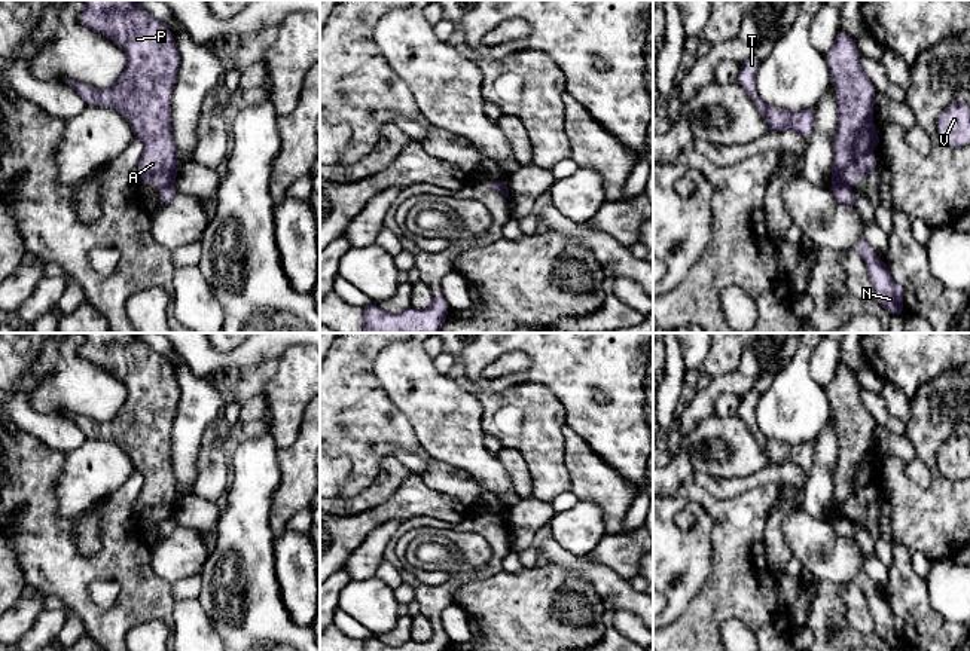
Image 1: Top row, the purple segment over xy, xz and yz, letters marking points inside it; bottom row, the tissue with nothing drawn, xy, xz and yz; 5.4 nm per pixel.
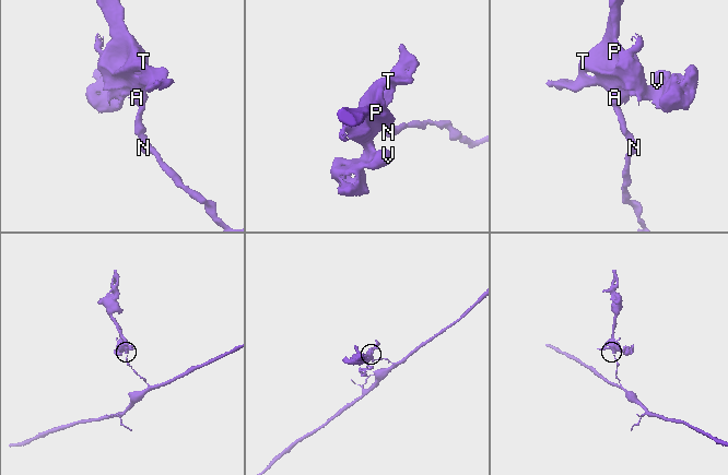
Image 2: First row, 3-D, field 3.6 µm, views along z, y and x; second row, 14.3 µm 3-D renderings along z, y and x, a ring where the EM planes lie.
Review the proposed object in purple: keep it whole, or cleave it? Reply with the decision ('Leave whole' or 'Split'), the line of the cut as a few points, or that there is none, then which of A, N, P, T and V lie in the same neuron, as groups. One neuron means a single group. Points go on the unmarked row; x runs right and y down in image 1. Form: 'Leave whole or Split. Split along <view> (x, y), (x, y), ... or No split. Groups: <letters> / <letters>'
Split. Split along yz (832, 515), (847, 519). Groups: A P T V / N

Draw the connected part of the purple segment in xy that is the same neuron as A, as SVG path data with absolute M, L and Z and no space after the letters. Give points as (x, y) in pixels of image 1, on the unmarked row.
M137 333L83 334L86 339L85 343L80 346L80 355L118 376L126 388L126 400L118 415L107 422L91 421L85 416L71 415L68 412L65 412L64 415L80 428L86 438L112 440L126 452L126 455L132 461L135 471L138 471L144 479L143 488L137 496L137 504L141 507L141 514L144 517L155 517L158 520L173 517L180 501L176 489L176 476L171 462L171 428L180 400L180 388L176 373L168 358L150 349Z

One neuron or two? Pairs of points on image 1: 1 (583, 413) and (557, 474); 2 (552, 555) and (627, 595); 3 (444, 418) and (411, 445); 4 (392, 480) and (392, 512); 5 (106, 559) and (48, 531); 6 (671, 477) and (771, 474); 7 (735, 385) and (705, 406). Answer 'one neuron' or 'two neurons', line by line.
1: two neurons
2: one neuron
3: two neurons
4: two neurons
5: one neuron
6: two neurons
7: one neuron

